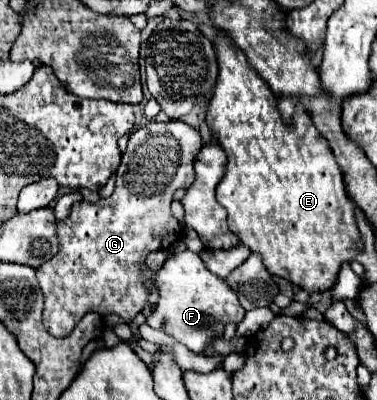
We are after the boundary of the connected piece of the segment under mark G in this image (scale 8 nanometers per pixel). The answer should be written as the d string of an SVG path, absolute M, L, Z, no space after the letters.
M184 122L168 124L148 124L138 128L128 142L122 162L116 170L116 188L110 198L102 198L96 204L86 200L72 204L68 218L56 224L58 232L58 254L36 268L38 284L44 292L44 326L52 336L68 336L76 322L86 312L98 312L102 316L118 314L130 322L144 306L148 306L148 290L144 284L144 260L156 250L170 248L182 238L182 224L172 216L170 202L178 188L188 188L194 182L194 160L200 148L204 146L196 128L190 128Z

